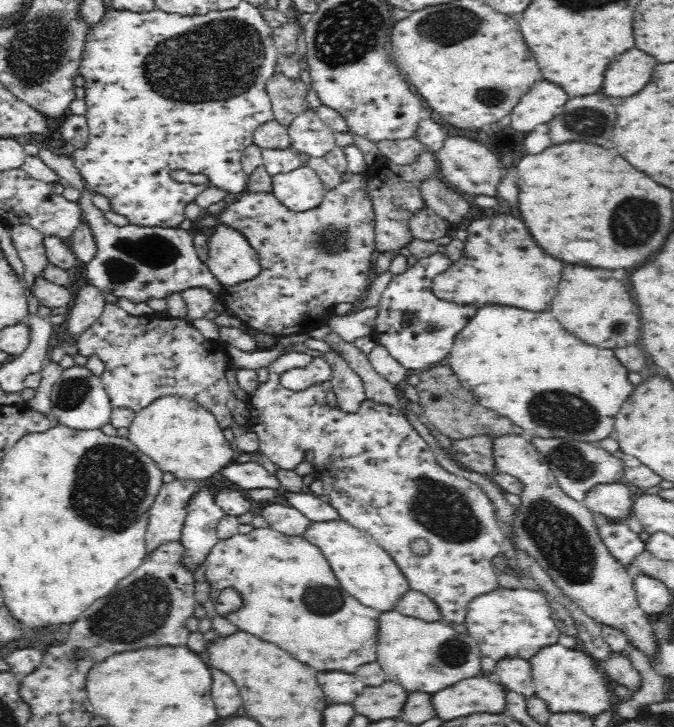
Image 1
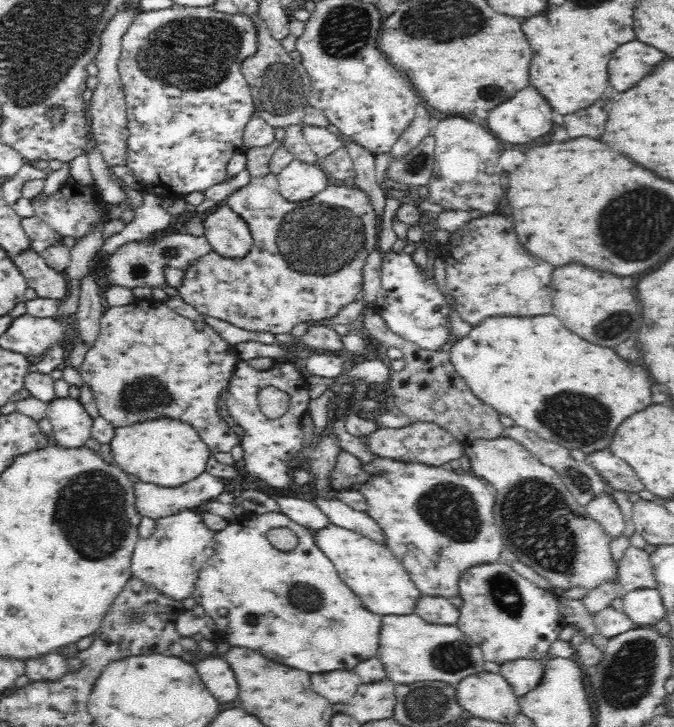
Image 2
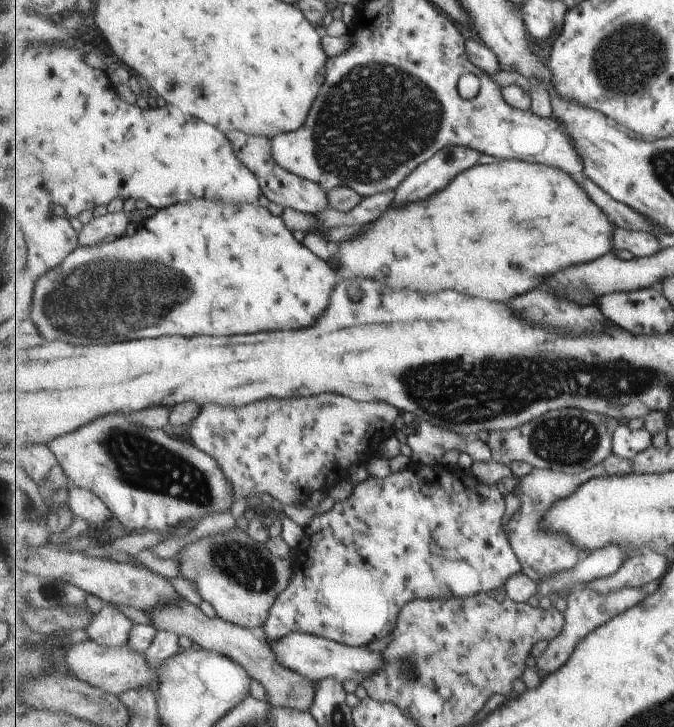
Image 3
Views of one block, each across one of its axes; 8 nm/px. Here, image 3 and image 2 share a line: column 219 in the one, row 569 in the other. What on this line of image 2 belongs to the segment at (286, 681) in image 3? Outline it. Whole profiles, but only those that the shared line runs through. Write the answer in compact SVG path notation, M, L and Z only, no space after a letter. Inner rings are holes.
M630 545L617 562L615 579L624 592L642 588L656 588L650 554L644 549Z

